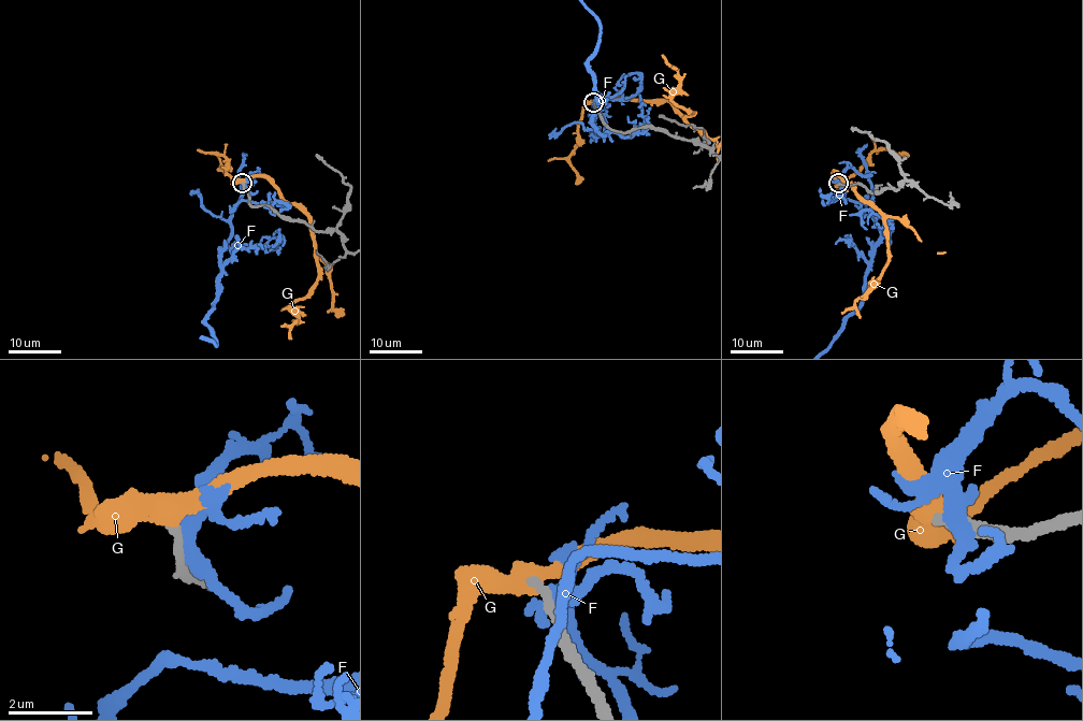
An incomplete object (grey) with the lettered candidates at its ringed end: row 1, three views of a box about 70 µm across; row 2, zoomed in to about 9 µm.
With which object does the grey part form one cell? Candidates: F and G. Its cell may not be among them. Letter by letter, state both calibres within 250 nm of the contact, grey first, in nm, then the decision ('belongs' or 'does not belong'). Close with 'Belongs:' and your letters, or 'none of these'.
F: 320 nm thick on the grey side, 420 nm on the other; does not belong
G: 280 nm thick on the grey side, 440 nm on the other; belongs
Belongs: G

